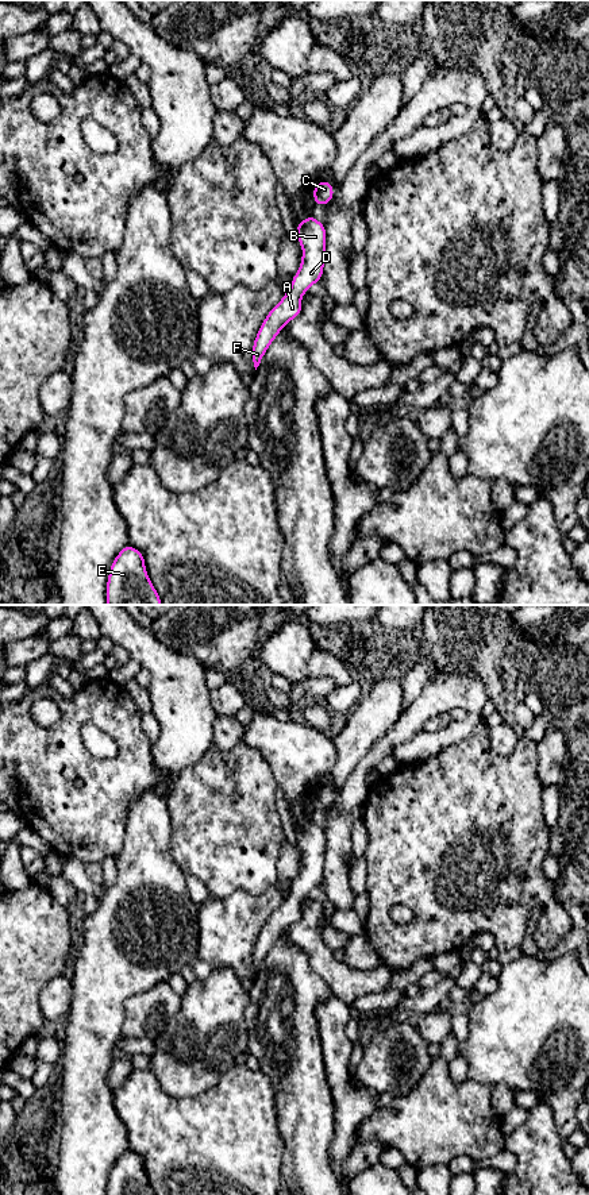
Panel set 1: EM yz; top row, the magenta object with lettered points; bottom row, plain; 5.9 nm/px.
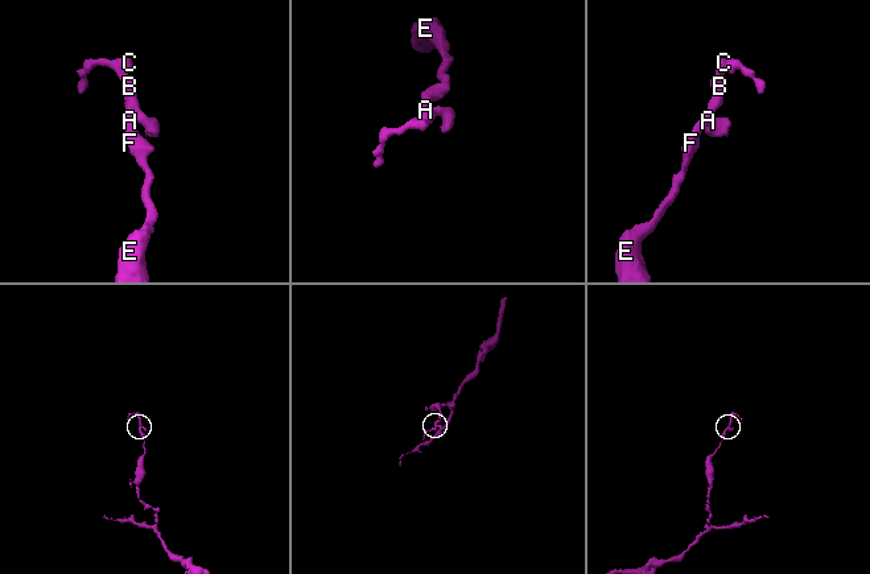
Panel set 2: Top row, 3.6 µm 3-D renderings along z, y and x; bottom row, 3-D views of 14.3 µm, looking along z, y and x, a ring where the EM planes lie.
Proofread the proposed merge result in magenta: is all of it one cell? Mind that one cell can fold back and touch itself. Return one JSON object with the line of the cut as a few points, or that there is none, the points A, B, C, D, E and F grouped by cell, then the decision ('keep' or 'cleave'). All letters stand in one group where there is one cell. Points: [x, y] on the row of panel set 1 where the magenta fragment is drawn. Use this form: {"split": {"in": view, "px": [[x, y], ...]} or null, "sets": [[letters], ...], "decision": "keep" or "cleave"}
{"split": null, "sets": [["A", "B", "C", "D", "E", "F"]], "decision": "keep"}

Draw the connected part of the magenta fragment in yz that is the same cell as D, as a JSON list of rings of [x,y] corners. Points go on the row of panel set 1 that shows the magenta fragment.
[[[312,215],[296,225],[297,239],[303,247],[303,259],[297,274],[292,278],[290,289],[263,320],[253,344],[254,367],[285,324],[297,317],[301,308],[301,296],[323,275],[326,254],[326,227]]]

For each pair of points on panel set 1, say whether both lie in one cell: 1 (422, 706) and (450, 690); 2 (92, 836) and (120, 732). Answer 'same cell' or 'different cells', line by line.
1: same cell
2: same cell

